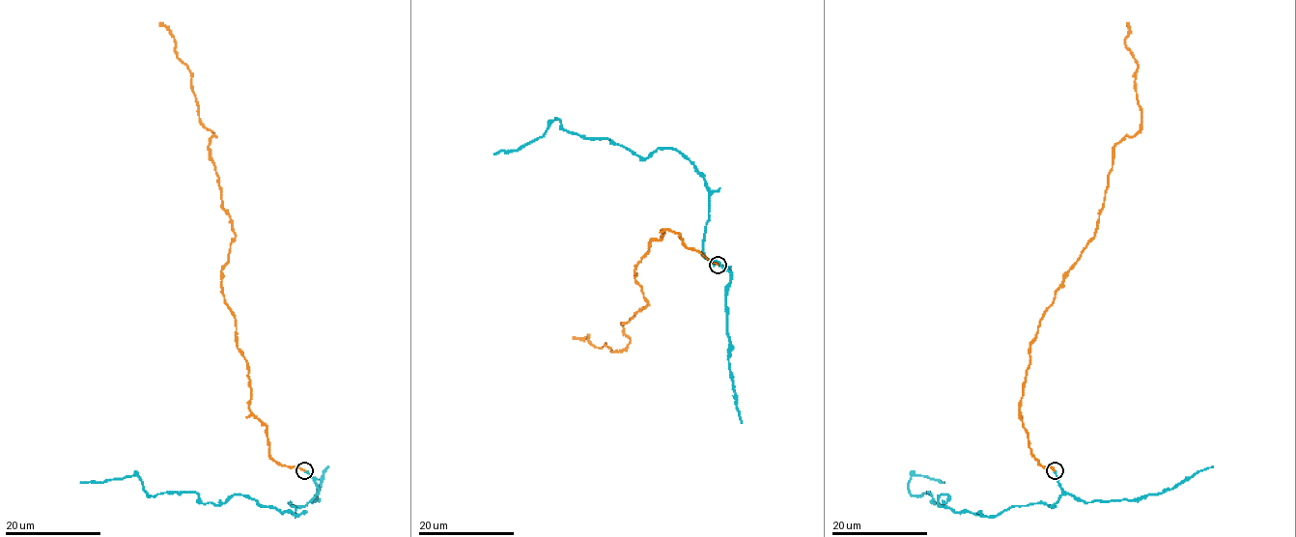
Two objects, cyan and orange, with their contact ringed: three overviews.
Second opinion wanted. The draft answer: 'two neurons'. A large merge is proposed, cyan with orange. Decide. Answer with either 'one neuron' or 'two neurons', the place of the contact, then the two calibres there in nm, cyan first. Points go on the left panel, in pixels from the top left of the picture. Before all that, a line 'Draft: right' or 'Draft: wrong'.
Draft: wrong
one neuron | (304, 470) | 300/280 nm

